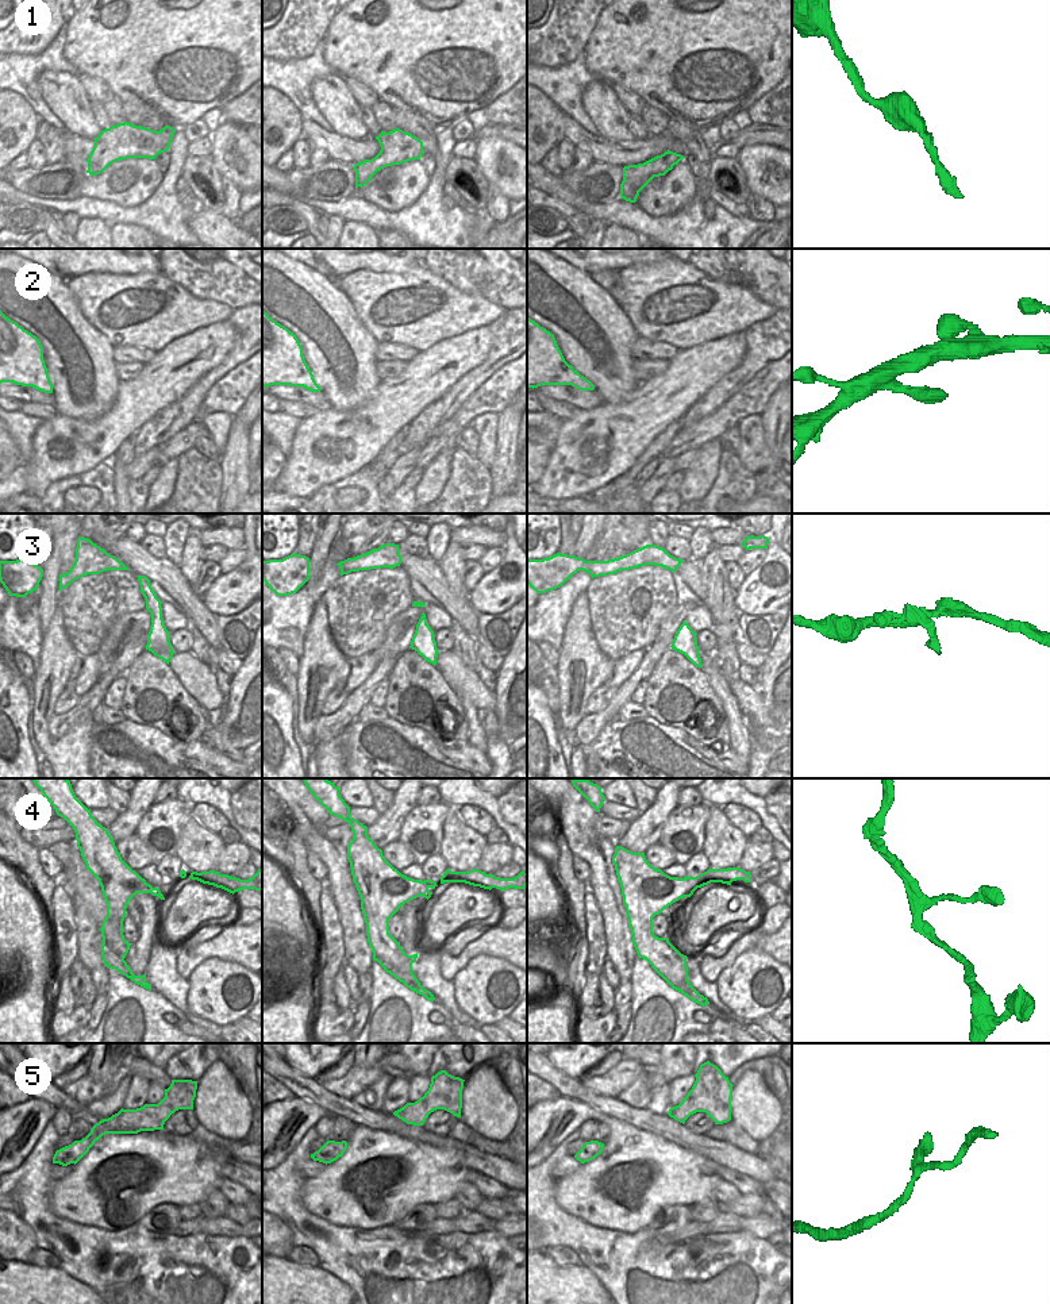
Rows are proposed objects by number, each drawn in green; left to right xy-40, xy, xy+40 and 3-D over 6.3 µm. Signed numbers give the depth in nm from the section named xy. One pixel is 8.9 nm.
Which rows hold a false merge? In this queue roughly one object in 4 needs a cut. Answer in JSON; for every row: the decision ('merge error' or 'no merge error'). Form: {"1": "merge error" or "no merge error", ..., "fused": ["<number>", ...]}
{"1": "no merge error", "2": "no merge error", "3": "merge error", "4": "no merge error", "5": "no merge error", "fused": ["3"]}

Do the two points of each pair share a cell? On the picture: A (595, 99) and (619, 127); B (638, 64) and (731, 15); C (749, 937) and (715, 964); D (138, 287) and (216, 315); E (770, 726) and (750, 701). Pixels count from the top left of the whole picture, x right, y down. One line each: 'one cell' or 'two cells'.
A: one cell
B: one cell
C: one cell
D: one cell
E: one cell

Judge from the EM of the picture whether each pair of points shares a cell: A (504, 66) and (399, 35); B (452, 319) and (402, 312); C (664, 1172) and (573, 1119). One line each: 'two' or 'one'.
A: one
B: one
C: one

